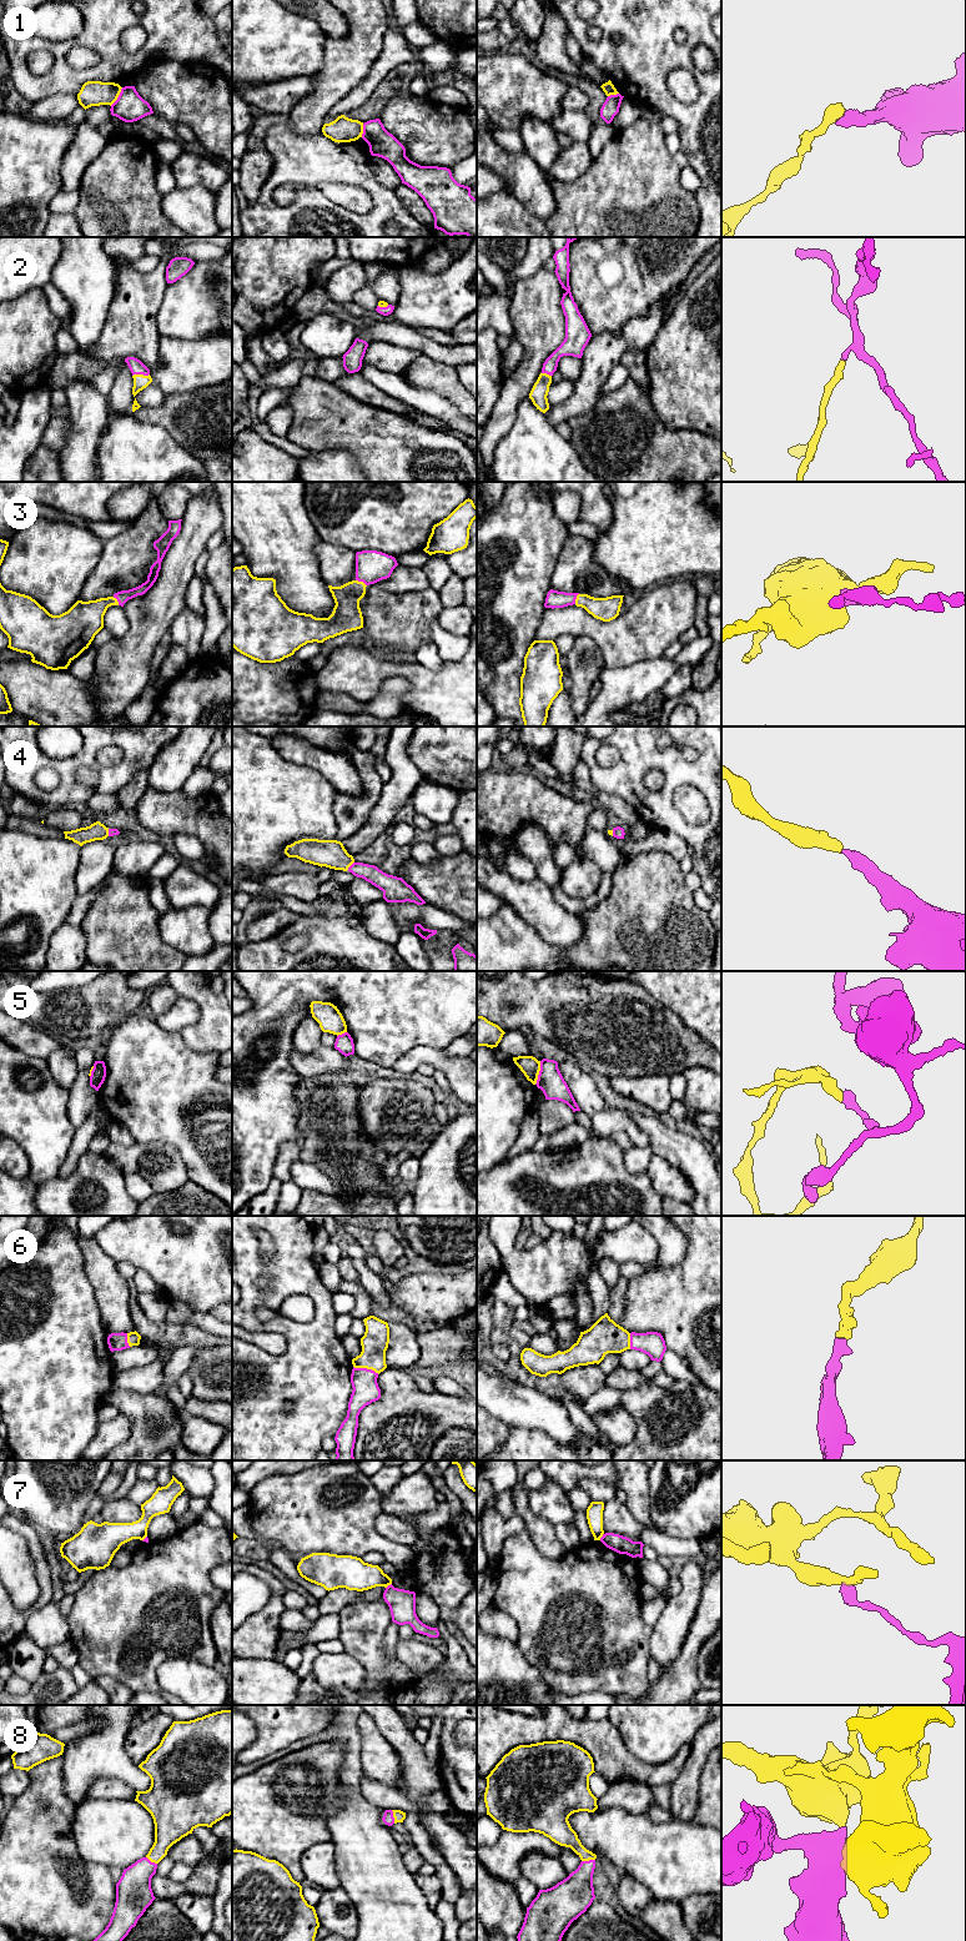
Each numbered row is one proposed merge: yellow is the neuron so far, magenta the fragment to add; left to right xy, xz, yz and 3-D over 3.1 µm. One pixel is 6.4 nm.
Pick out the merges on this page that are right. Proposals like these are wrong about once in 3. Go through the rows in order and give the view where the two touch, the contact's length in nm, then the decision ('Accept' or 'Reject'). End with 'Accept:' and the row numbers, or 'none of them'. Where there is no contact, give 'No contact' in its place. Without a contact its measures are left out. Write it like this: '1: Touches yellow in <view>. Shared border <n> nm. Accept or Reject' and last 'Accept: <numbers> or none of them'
1: Touches yellow in xy. Shared border 150 nm. Reject
2: Touches yellow in xy. Shared border 110 nm. Accept
3: Touches yellow in xz. Shared border 80 nm. Accept
4: Touches yellow in xz. Shared border 70 nm. Accept
5: Touches yellow in yz. Shared border 160 nm. Reject
6: Touches yellow in xz. Shared border 180 nm. Accept
7: Touches yellow in yz. Shared border 50 nm. Reject
8: Touches yellow in xz. Shared border 90 nm. Accept
Accept: 2, 3, 4, 6, 8

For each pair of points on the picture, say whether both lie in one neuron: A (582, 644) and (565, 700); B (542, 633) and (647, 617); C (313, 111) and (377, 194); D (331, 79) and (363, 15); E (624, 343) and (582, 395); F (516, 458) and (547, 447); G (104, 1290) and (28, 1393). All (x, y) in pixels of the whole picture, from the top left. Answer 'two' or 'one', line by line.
A: two
B: one
C: two
D: one
E: one
F: one
G: two

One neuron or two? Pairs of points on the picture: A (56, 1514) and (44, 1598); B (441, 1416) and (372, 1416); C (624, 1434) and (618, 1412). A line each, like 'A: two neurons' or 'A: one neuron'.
A: two neurons
B: one neuron
C: one neuron

